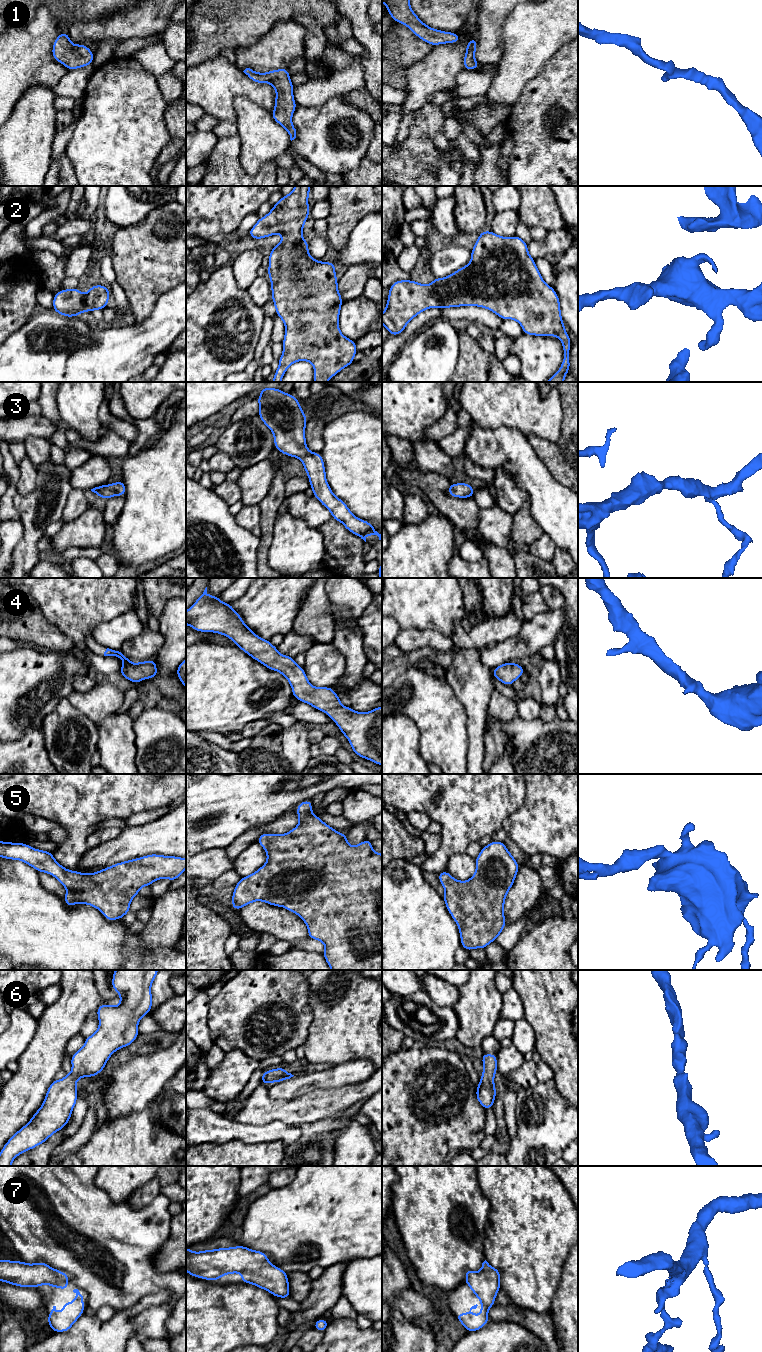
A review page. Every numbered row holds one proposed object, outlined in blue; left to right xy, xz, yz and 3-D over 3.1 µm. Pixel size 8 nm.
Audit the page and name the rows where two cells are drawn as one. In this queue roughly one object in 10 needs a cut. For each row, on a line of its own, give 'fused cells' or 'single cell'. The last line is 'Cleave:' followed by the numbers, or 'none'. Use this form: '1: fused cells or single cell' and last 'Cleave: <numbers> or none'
1: single cell
2: single cell
3: single cell
4: single cell
5: single cell
6: single cell
7: single cell
Cleave: none

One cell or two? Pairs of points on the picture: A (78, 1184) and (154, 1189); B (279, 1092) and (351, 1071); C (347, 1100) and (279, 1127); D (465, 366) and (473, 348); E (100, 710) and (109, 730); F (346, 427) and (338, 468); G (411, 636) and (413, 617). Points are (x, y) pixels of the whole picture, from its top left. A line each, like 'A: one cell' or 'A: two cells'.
A: two cells
B: one cell
C: two cells
D: one cell
E: two cells
F: one cell
G: two cells

